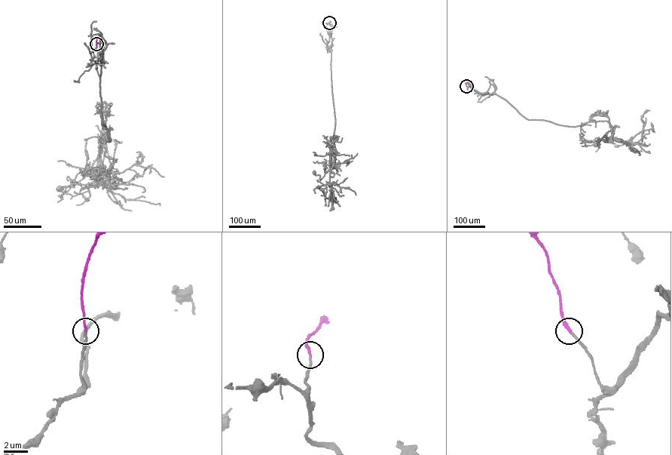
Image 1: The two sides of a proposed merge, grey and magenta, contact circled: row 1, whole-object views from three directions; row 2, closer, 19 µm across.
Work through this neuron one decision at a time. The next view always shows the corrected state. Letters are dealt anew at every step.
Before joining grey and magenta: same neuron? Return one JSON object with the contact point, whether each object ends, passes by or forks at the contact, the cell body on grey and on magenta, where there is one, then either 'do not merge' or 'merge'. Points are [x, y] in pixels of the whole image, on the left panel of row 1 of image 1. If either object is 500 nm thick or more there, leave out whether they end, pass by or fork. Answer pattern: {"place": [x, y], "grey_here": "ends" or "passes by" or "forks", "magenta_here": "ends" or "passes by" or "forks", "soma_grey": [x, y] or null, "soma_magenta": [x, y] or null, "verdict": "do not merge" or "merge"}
{"place": [96, 44], "grey_here": "ends", "magenta_here": "ends", "soma_grey": [59, 187], "soma_magenta": null, "verdict": "merge"}

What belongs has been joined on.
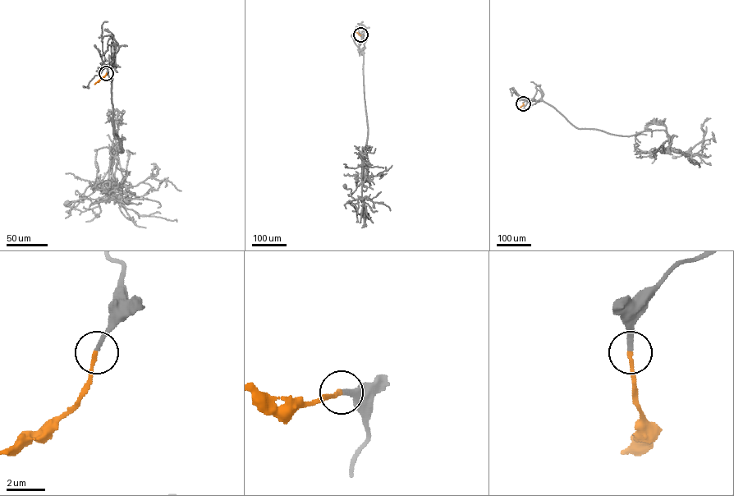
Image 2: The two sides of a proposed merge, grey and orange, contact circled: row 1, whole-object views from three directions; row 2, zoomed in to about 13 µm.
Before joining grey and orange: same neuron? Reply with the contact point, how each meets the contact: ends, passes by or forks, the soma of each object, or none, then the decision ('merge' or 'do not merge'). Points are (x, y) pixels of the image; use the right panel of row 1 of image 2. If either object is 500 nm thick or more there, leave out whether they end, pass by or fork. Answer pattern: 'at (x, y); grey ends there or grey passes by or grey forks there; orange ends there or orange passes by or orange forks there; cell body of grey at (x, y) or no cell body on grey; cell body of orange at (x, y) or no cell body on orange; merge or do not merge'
at (523, 103); grey ends there; orange ends there; cell body of grey at (674, 157); no cell body on orange; merge

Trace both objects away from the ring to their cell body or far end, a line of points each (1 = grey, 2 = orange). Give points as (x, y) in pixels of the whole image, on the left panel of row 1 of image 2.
1: (106, 73), (112, 41), (112, 124), (123, 151), (122, 137), (108, 179), (67, 202)
2: (106, 73), (94, 84)

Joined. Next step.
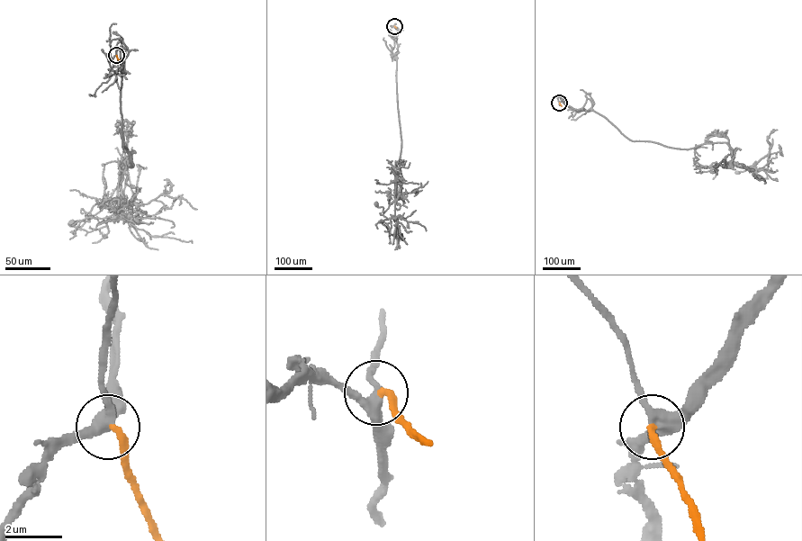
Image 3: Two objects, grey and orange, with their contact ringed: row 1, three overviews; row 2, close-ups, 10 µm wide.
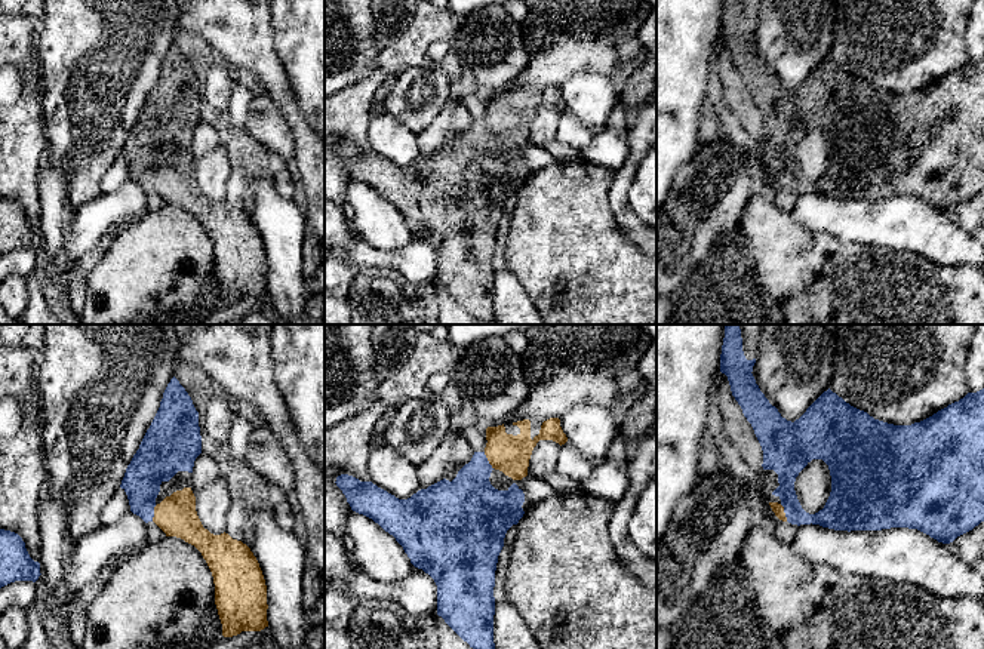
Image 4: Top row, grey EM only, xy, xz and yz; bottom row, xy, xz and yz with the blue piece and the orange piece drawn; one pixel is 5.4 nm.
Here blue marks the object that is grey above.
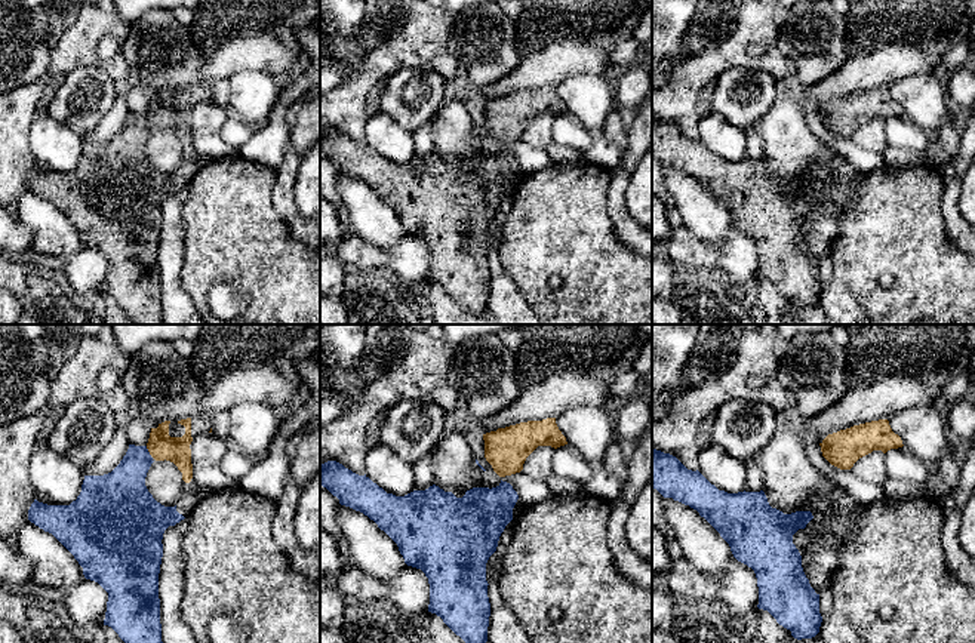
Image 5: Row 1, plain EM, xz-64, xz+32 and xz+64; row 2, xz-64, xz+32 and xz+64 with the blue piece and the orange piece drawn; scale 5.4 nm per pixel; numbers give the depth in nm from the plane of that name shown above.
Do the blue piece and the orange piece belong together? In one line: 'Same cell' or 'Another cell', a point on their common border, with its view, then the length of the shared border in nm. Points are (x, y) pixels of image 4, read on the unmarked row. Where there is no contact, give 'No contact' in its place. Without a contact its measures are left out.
Same cell. Touches blue at yz (784, 180). Shared border 100 nm

